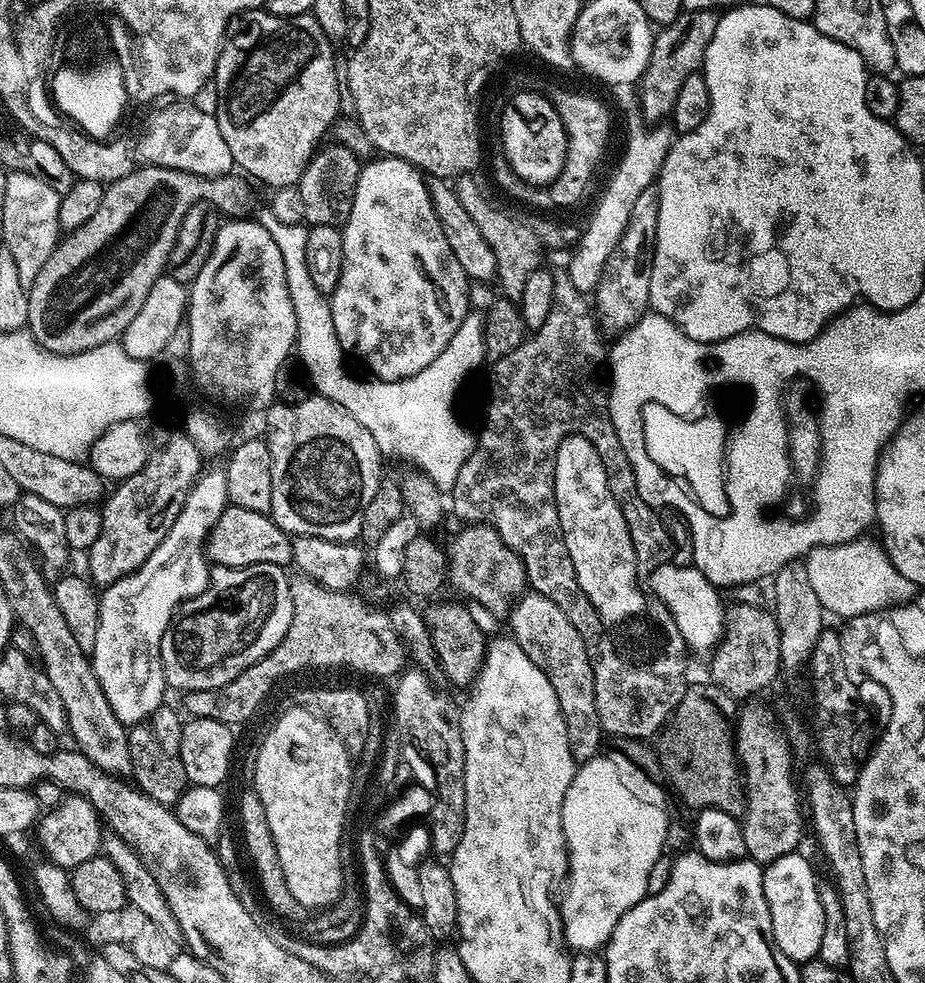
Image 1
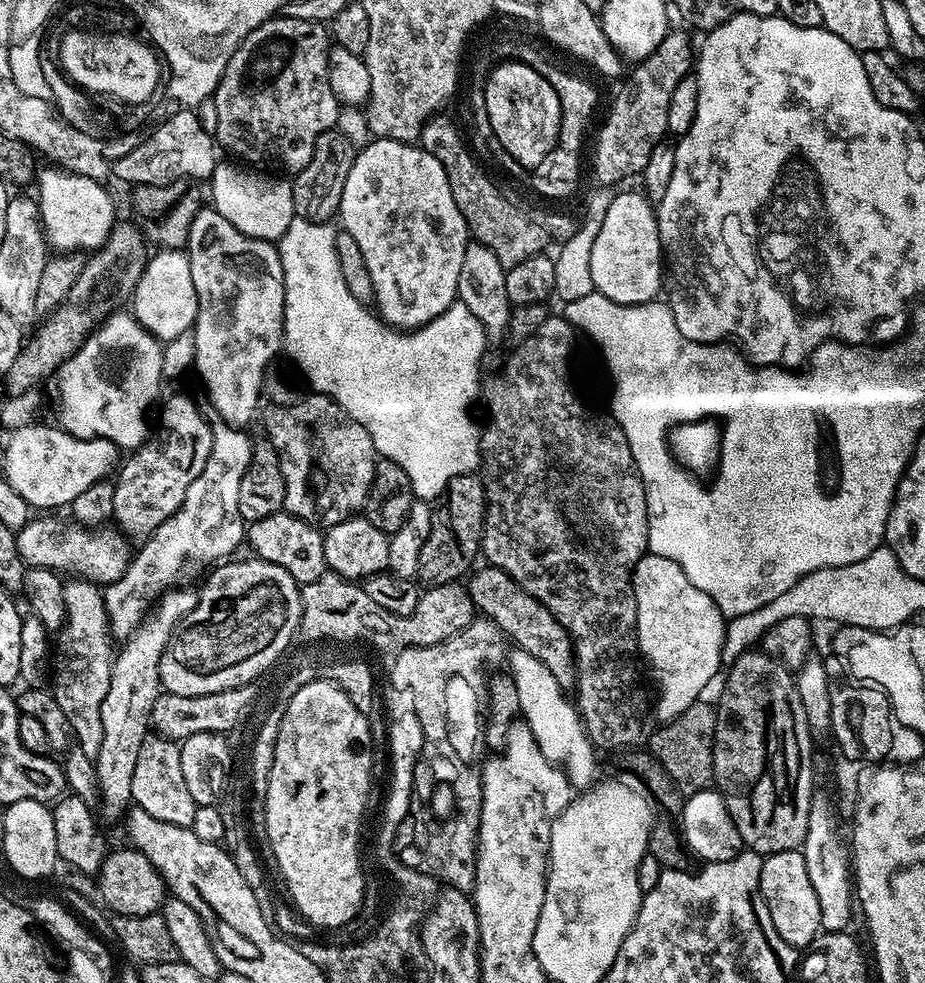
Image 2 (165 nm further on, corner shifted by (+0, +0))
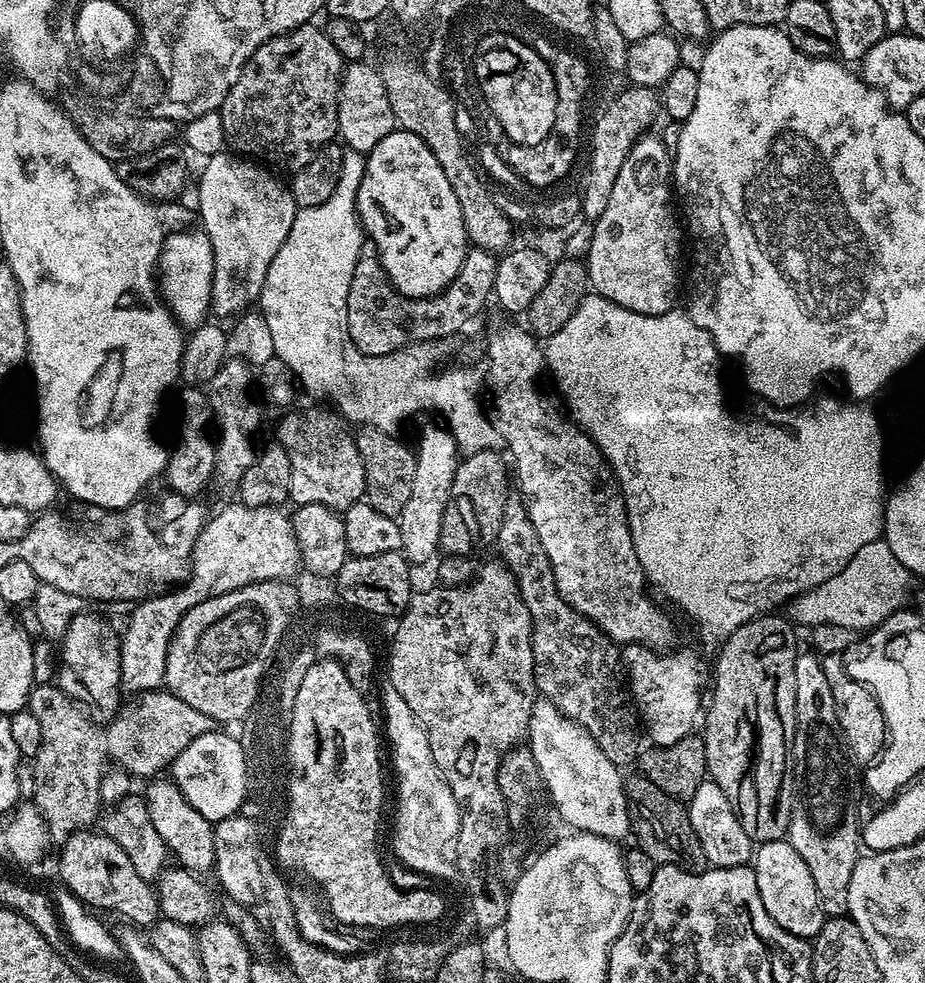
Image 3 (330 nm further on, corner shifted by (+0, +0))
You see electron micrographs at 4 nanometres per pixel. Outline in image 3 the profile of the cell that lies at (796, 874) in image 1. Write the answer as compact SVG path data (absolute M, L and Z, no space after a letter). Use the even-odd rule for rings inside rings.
M787 839L771 840L759 845L754 852L754 867L758 894L762 894L762 906L766 906L766 914L795 936L815 938L818 930L822 930L825 922L824 911L818 902L818 890L814 890L814 878L810 875L810 866L802 862L802 854L794 850Z

